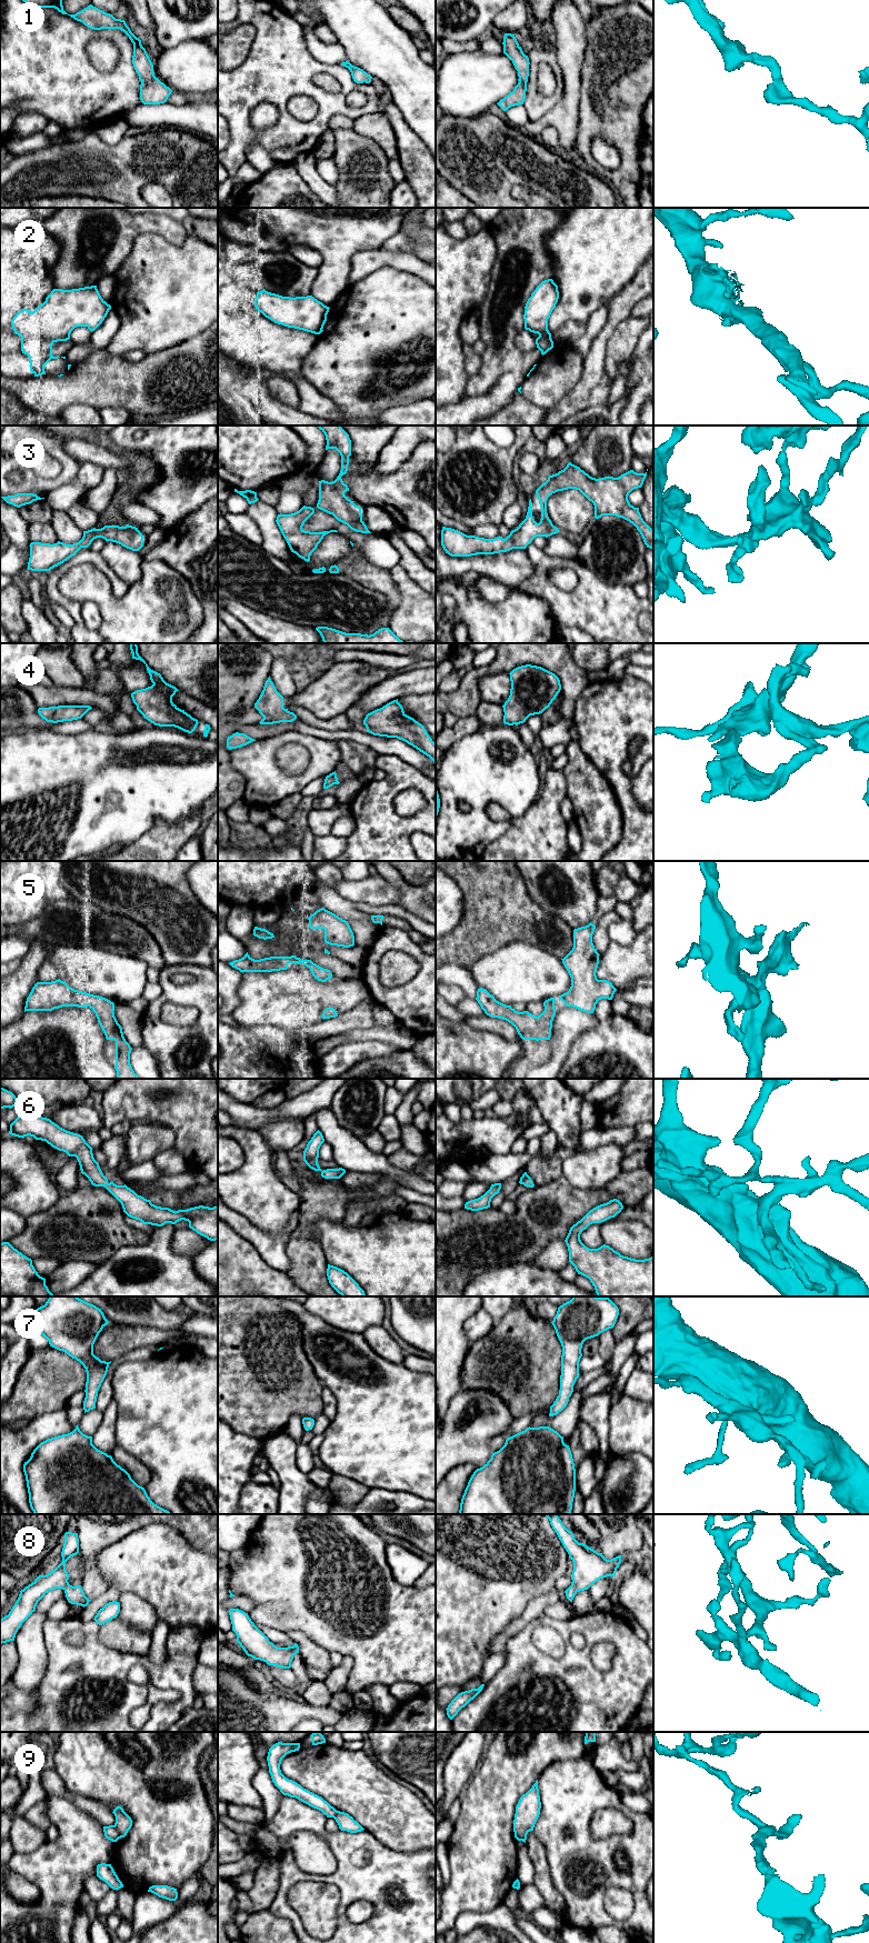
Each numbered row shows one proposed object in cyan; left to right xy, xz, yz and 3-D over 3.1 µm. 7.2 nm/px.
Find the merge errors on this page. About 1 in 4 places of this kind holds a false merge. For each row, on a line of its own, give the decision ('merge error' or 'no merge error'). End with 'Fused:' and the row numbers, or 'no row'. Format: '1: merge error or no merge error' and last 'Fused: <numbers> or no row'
1: no merge error
2: no merge error
3: no merge error
4: no merge error
5: no merge error
6: no merge error
7: no merge error
8: no merge error
9: merge error
Fused: 9

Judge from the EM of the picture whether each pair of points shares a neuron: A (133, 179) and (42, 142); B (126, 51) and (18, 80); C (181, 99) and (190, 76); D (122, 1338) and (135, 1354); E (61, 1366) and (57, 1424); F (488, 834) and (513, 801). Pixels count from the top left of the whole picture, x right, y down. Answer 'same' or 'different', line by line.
A: different
B: same
C: different
D: different
E: different
F: same

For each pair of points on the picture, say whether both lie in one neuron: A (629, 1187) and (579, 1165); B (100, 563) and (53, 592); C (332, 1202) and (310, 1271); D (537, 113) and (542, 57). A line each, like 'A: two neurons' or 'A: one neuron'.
A: two neurons
B: one neuron
C: one neuron
D: one neuron

